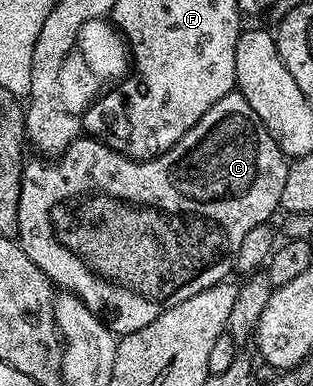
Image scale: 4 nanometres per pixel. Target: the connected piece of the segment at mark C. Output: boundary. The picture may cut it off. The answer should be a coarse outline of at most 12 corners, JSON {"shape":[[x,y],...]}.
{"shape":[[226,94],[29,160],[22,251],[111,333],[233,272],[290,161]]}

